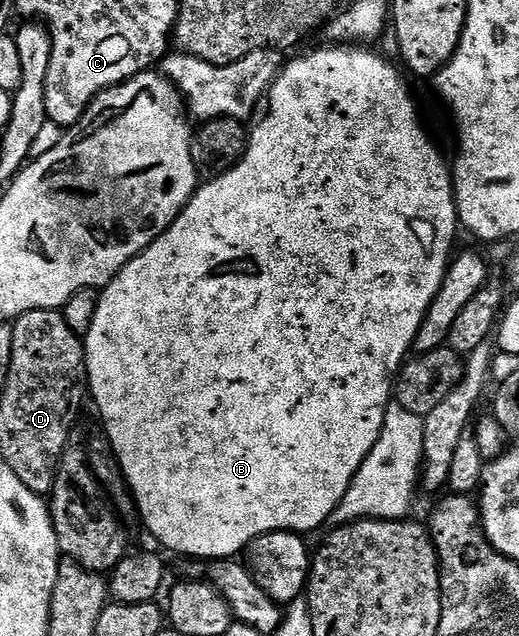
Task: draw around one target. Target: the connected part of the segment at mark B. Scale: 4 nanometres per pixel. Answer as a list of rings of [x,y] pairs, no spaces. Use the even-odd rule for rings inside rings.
[[[336,43],[328,48],[332,49],[316,49],[313,53],[298,58],[297,61],[289,60],[285,64],[279,77],[268,90],[266,101],[267,104],[272,104],[268,109],[268,114],[256,126],[251,126],[248,147],[244,150],[244,156],[225,173],[205,180],[188,200],[187,207],[178,215],[173,225],[135,259],[128,261],[119,275],[101,290],[98,311],[95,312],[91,329],[88,330],[82,341],[84,366],[88,369],[86,385],[87,388],[92,388],[92,397],[96,400],[96,407],[110,441],[109,448],[119,462],[120,471],[135,502],[135,512],[144,520],[145,527],[152,532],[152,537],[158,544],[165,545],[170,552],[181,553],[184,557],[232,559],[243,554],[248,544],[254,539],[267,533],[286,531],[308,535],[311,529],[332,521],[332,513],[338,507],[338,503],[342,503],[342,495],[346,495],[358,467],[362,467],[366,455],[370,455],[374,443],[378,443],[384,416],[394,397],[394,382],[406,358],[413,352],[418,331],[422,327],[428,308],[434,303],[442,287],[444,276],[448,273],[450,258],[453,256],[452,244],[456,241],[458,218],[456,190],[452,183],[450,161],[449,158],[446,159],[440,154],[439,147],[432,142],[431,135],[424,130],[420,109],[416,106],[415,99],[412,98],[412,89],[404,82],[405,74],[403,72],[400,74],[386,58],[379,57],[372,47],[361,47],[356,43]]]

